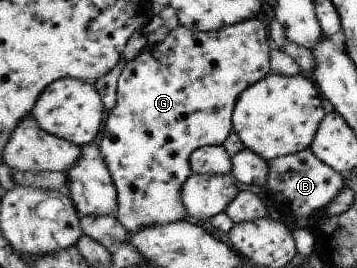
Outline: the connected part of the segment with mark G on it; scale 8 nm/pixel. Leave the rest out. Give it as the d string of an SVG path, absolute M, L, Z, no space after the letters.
M258 18L211 32L178 25L168 31L162 42L149 45L126 64L118 81L118 101L108 110L107 125L101 131L98 146L119 194L119 210L115 218L127 228L127 232L188 219L182 195L184 182L192 174L191 155L204 146L223 145L230 137L238 99L270 72L268 50L268 32Z

